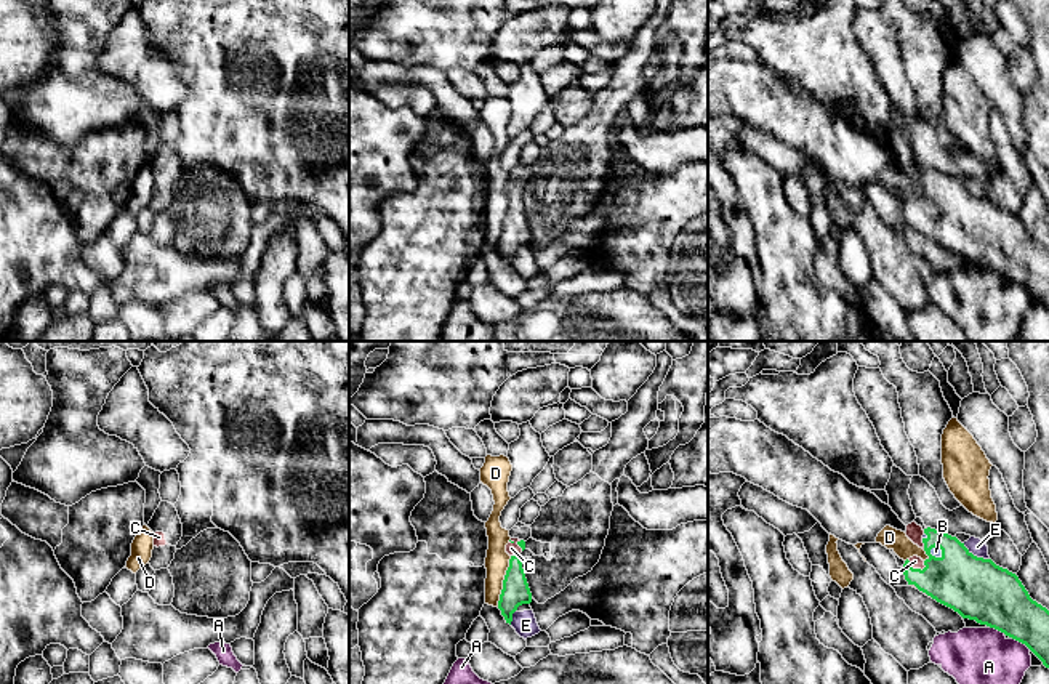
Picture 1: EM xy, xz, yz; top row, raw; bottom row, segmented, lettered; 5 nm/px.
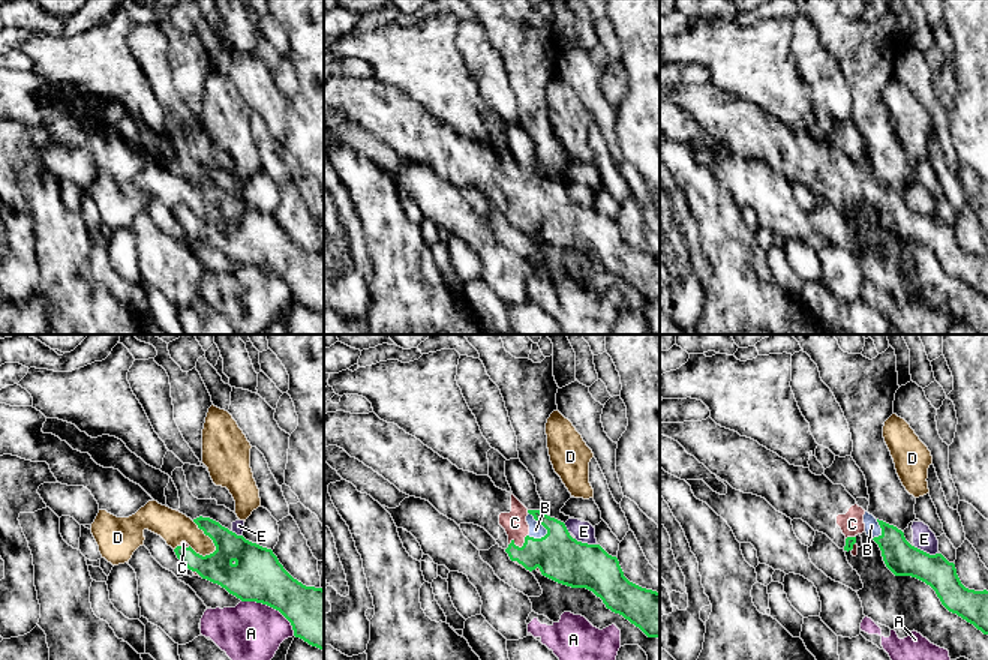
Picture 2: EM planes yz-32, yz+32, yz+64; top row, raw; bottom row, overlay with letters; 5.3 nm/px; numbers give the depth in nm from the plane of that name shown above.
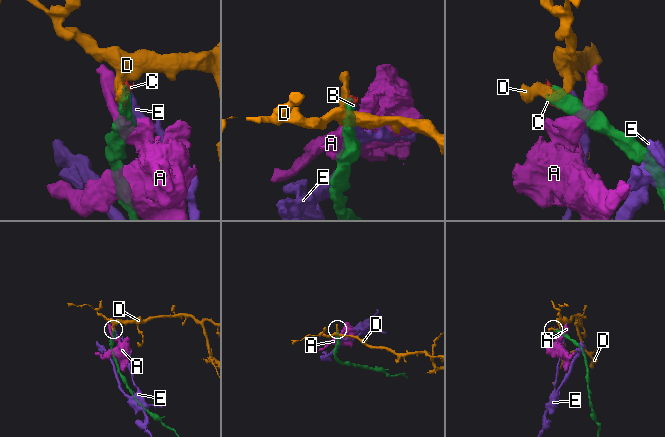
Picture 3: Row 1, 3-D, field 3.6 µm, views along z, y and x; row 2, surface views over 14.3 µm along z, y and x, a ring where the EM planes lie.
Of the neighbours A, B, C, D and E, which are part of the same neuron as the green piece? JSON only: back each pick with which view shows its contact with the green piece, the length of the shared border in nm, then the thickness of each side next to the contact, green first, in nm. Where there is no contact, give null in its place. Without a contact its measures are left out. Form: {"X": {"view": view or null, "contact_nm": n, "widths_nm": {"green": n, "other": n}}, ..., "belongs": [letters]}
{"B": {"view": "yz", "contact_nm": 80, "widths_nm": {"green": 300, "other": 50}}, "C": {"view": "yz", "contact_nm": 110, "widths_nm": {"green": 300, "other": 60}}, "belongs": ["B", "C"]}

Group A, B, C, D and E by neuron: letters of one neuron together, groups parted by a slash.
A / B C / D / E

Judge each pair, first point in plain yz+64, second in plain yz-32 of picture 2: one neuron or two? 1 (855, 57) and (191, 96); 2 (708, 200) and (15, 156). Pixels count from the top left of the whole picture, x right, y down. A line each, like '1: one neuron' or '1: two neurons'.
1: one neuron
2: two neurons

